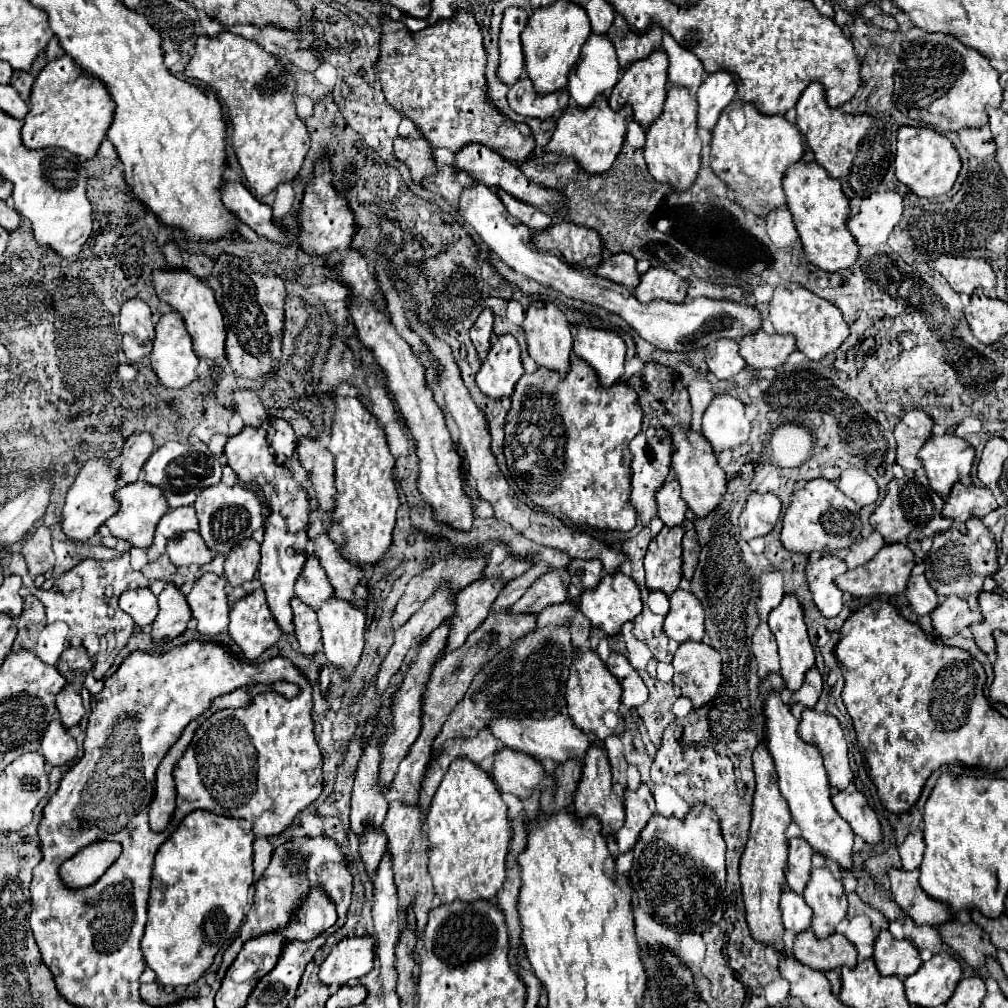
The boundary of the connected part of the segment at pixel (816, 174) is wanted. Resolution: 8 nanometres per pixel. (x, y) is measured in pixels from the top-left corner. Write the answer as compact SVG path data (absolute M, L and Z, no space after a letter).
M793 163L785 171L783 191L787 197L787 209L795 219L797 233L803 243L803 251L809 263L821 267L823 271L849 269L859 255L859 245L847 229L849 199L841 191L841 183L831 179L819 163Z

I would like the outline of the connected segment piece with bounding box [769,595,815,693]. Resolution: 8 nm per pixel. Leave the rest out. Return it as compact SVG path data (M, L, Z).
M785 595L779 607L775 607L769 615L769 627L771 633L777 639L779 645L779 657L781 657L781 677L785 679L785 687L793 693L801 687L805 673L815 665L815 651L807 637L807 627L803 621L803 607L799 605L795 595Z

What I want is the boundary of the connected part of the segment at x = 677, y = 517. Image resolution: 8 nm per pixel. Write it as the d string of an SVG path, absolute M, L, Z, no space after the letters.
M669 481L657 491L657 515L663 519L663 523L671 529L677 525L683 525L685 521L687 503L681 499L679 483Z

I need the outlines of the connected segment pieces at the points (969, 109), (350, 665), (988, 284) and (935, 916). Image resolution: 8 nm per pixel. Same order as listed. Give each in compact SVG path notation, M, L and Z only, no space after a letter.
M927 33L923 39L911 41L907 49L903 49L899 57L899 67L895 71L895 93L893 103L895 107L905 113L911 119L923 121L931 125L935 131L959 131L963 127L983 127L987 123L987 111L985 107L999 107L1001 105L1001 85L999 85L999 73L989 65L989 59L985 59L979 51L965 47L959 39L953 35L943 33Z
M331 599L327 601L319 611L317 611L317 617L319 617L319 625L321 625L321 631L323 631L323 655L327 657L329 665L339 669L343 677L351 677L355 673L355 667L361 659L361 653L363 653L363 645L365 645L365 639L363 639L363 631L365 631L365 615L349 601L341 601L341 599Z
M939 257L931 263L957 293L971 295L977 287L993 289L995 273L985 259L965 259L965 257Z
M889 869L889 885L895 903L909 915L915 925L929 925L939 929L943 923L953 919L953 913L943 903L931 899L919 887L919 869L903 871L903 869Z

